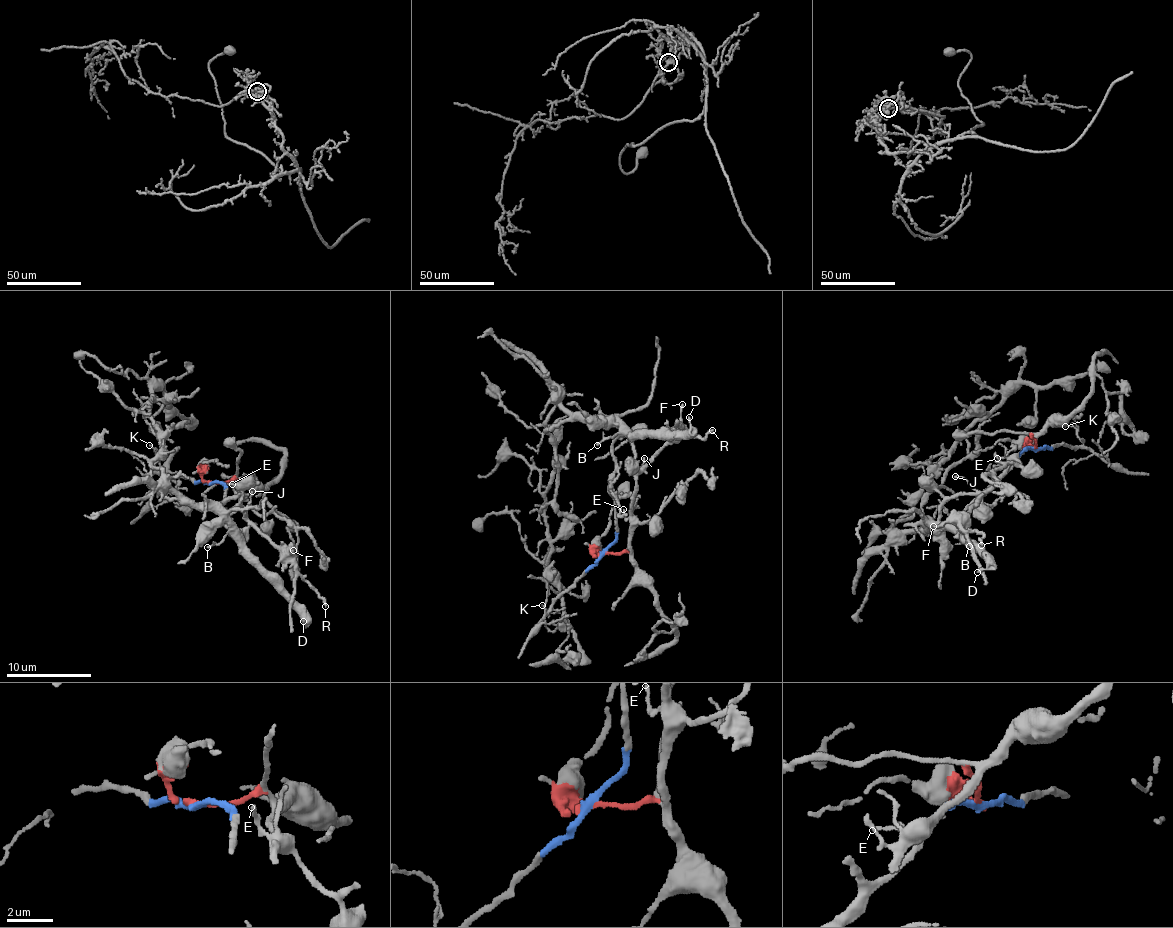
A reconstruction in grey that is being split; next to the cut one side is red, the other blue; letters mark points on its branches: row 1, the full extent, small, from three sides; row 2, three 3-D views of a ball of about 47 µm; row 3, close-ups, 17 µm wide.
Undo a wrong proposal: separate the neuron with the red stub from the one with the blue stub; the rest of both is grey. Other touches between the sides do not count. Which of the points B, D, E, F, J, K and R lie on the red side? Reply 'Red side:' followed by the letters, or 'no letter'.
Red side: E, F, J, R

